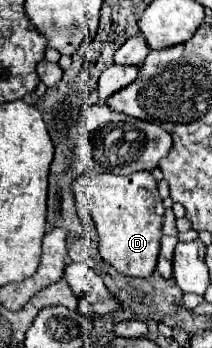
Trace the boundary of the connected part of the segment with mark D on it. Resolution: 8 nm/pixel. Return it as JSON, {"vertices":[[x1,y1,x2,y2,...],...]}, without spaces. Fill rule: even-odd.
{"vertices":[[150,172,130,176,82,174,72,184,78,204,84,204,92,216,100,238,100,256,118,272,134,278,148,278,156,270,162,242,164,206,158,194,158,182]]}

